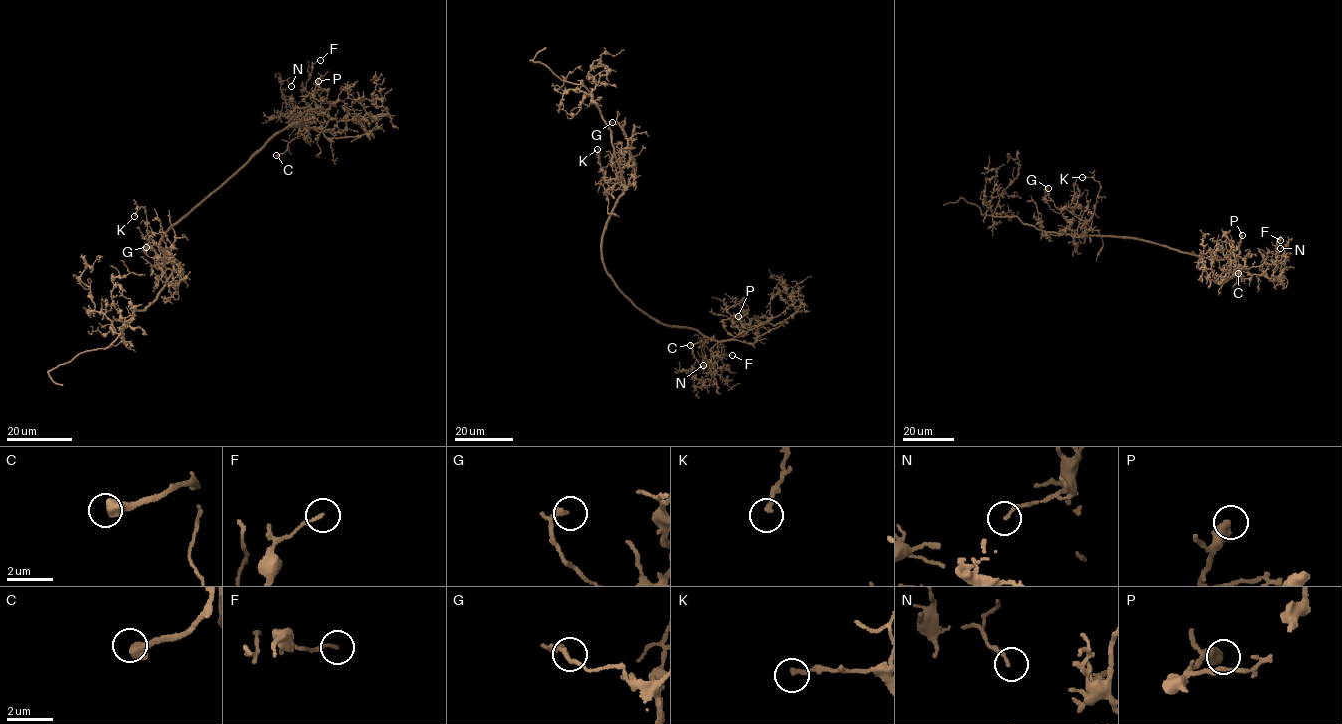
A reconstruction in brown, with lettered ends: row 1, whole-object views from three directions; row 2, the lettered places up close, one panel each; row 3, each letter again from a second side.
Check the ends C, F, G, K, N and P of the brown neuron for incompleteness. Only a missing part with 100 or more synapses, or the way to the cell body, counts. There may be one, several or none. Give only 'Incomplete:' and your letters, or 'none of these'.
Incomplete: none of these

